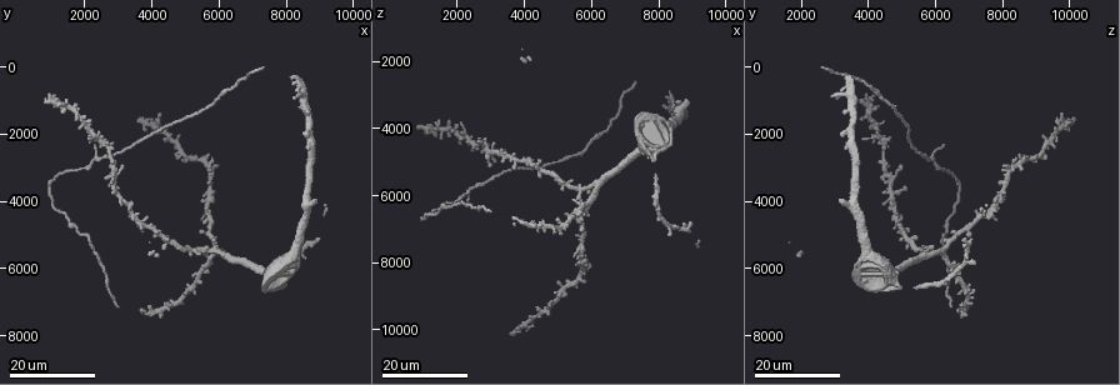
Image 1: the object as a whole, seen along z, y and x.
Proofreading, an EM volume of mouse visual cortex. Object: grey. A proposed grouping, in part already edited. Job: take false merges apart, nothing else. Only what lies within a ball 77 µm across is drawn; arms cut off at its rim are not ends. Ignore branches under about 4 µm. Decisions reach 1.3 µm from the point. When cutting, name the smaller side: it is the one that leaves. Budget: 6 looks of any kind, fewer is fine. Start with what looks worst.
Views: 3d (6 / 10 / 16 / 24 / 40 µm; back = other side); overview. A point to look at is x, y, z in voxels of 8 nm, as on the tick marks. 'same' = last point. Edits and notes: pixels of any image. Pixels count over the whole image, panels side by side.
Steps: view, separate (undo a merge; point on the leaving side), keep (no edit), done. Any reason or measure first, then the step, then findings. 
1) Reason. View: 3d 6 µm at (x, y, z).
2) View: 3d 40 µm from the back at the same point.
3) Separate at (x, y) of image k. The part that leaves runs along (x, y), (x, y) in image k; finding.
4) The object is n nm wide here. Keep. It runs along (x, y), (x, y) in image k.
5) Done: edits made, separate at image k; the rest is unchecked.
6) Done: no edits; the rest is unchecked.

A narrow waist. View: 3d 24 µm at (1800, 3100, 6200).

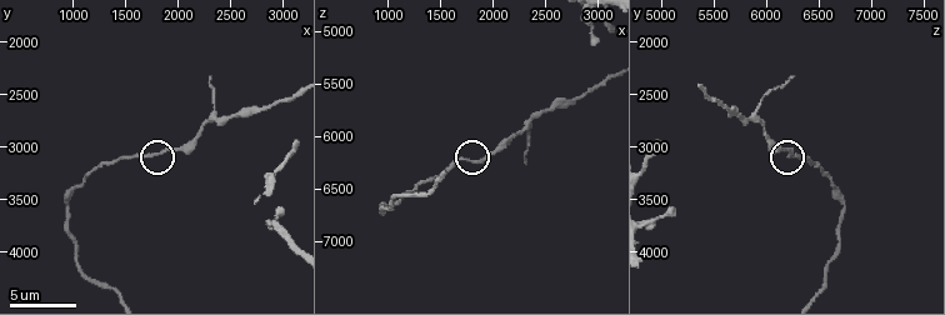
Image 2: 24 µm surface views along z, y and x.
View: 3d 10 µm at (1740, 3080, 6240).

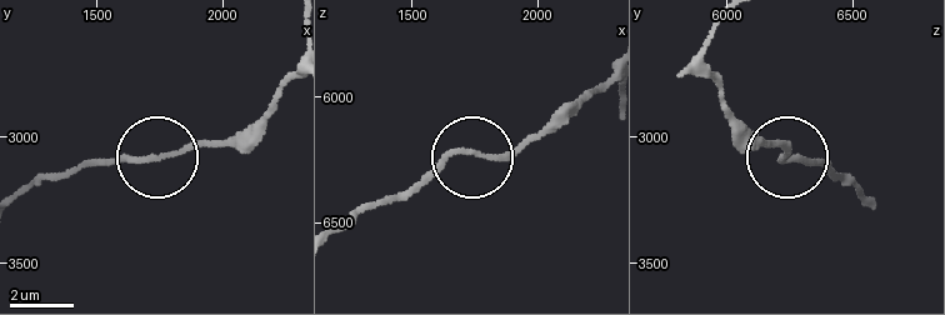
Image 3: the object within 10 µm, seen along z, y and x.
Keep. Continuous, no second neuron.

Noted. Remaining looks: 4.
Three arms meet. View: 3d 24 µm at (3700, 4700, 4900).

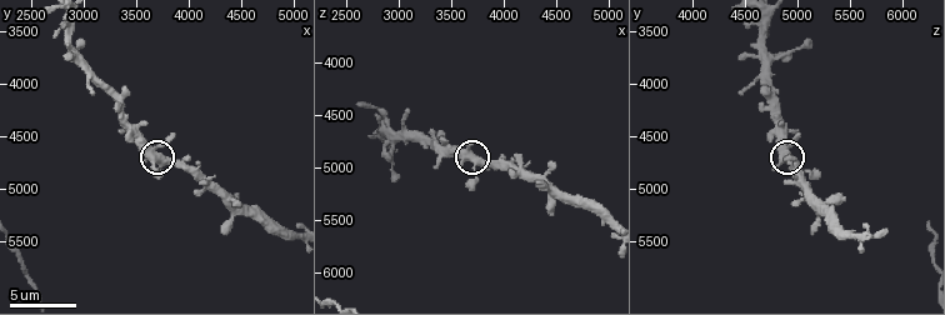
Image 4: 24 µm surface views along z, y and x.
Closer look. View: 3d 10 µm at (3660, 4760, 4840).

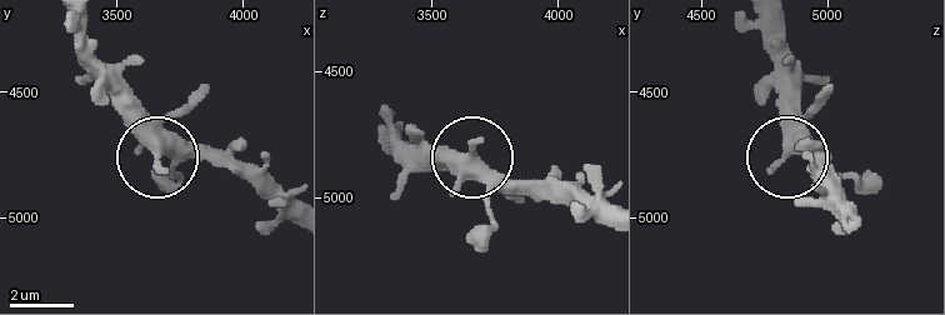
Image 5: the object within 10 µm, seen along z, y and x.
From behind. View: 3d 10 µm from the back at (3660, 4740, 4830).

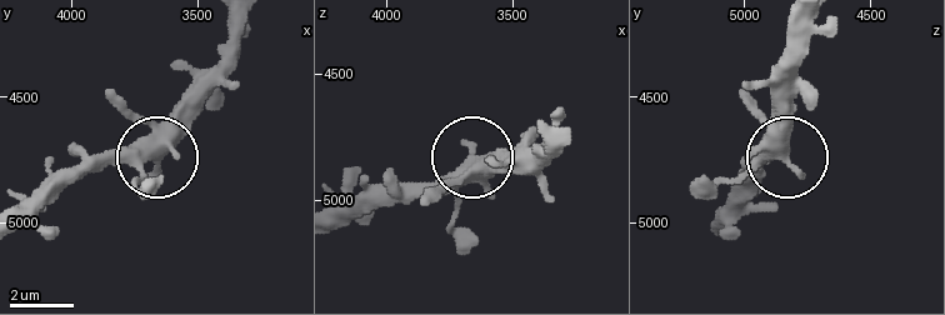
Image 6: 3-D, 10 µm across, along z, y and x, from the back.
The object is 340 nm wide here. Keep. One neuron here.

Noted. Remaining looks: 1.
Done: no edits; the rest is unchecked.

